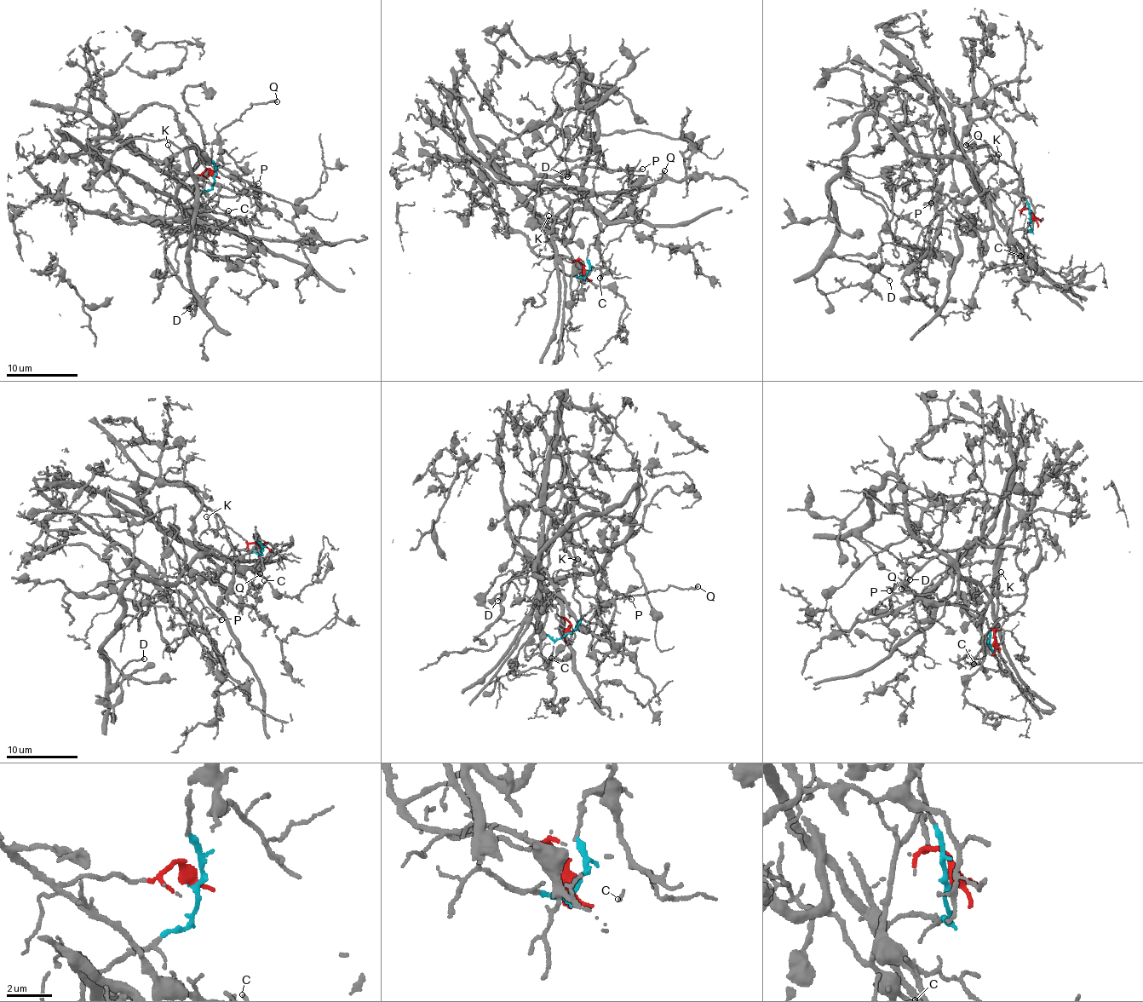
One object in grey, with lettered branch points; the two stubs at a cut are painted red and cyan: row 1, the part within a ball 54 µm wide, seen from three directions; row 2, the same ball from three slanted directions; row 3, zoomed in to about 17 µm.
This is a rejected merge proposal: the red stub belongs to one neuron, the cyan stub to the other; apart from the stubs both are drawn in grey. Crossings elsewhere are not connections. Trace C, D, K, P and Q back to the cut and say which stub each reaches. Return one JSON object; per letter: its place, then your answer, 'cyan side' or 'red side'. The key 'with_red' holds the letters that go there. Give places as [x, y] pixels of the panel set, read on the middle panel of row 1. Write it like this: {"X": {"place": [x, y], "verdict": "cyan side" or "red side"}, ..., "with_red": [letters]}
{"C": {"place": [600, 278], "verdict": "red side"}, "D": {"place": [567, 176], "verdict": "red side"}, "K": {"place": [548, 215], "verdict": "cyan side"}, "P": {"place": [642, 169], "verdict": "cyan side"}, "Q": {"place": [664, 170], "verdict": "cyan side"}, "with_red": ["C", "D"]}

